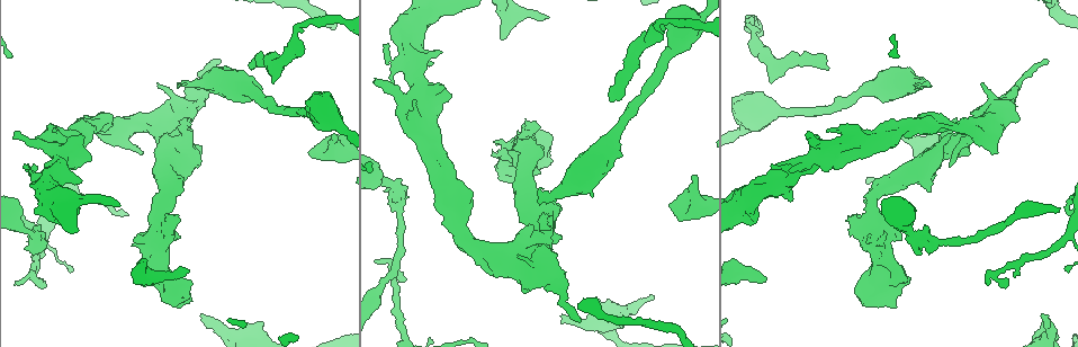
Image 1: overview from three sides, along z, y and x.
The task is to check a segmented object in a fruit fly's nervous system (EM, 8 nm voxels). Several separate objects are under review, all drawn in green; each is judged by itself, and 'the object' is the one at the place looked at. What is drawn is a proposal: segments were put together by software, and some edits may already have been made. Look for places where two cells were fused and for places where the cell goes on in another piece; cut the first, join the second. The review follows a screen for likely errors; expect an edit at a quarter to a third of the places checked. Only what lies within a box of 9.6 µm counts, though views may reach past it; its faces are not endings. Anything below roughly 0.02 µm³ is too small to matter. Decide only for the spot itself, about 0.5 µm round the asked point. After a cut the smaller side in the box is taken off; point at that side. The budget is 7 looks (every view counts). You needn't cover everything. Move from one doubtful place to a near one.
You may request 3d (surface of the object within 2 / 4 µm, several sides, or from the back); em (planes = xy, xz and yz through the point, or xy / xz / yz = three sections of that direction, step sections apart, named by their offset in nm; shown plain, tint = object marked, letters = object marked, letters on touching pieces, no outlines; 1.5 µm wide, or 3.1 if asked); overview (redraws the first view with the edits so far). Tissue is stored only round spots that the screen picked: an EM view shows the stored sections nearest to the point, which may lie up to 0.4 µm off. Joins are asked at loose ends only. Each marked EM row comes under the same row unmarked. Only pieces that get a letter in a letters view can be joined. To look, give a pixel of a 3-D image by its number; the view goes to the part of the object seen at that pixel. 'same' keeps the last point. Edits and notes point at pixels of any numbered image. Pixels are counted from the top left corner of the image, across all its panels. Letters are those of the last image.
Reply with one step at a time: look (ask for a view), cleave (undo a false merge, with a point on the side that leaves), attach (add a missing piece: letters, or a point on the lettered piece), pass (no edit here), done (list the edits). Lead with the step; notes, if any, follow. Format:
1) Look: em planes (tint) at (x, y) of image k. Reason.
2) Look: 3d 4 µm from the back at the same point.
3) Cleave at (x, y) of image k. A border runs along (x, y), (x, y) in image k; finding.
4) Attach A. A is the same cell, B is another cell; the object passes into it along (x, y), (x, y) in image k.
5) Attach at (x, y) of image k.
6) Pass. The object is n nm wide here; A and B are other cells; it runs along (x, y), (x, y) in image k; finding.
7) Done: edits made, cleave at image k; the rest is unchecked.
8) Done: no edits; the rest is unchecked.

Look: 3d 2 µm at (496, 163) of image 1. Stops while still wide.

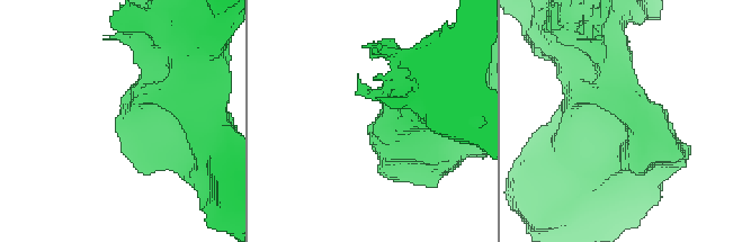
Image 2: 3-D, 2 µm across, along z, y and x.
Look: em planes (letters) at (122, 113) of image 2. Now the EM.

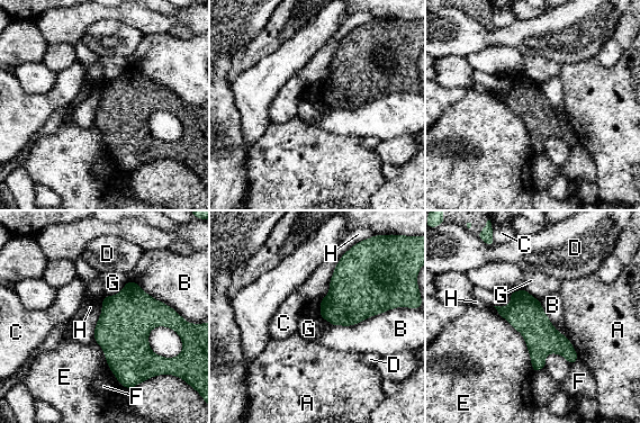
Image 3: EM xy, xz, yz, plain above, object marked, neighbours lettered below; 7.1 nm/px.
Pass. The longest contact is with E, 500 nm; A, B, C, D, E, F, G and H are other cells; a border runs along (391, 308), (355, 324), (332, 326) in image 3; none of them fits.

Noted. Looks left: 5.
Look: em yz step 4 (tint) at (201, 313) of image 1. An open end.

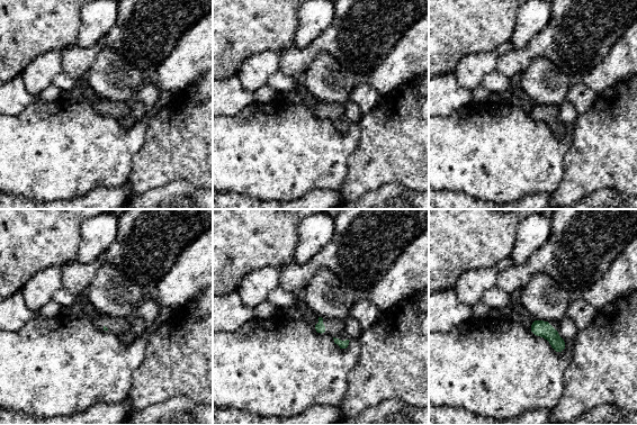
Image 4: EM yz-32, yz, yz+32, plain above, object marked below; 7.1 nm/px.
Look: em planes (letters) at the same point. Another direction.

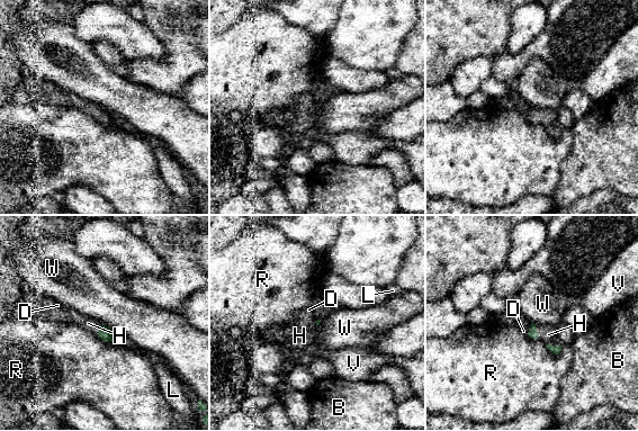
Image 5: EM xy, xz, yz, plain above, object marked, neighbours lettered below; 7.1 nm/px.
Attach H. The longest contact is with R, 140 nm; H is the same cell, B, D, L, R, V and W are other cells; the object passes into it along (555, 350), (553, 346), (548, 334) in image 5; it goes on there.

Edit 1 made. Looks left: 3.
Look: overview. See it whole again.

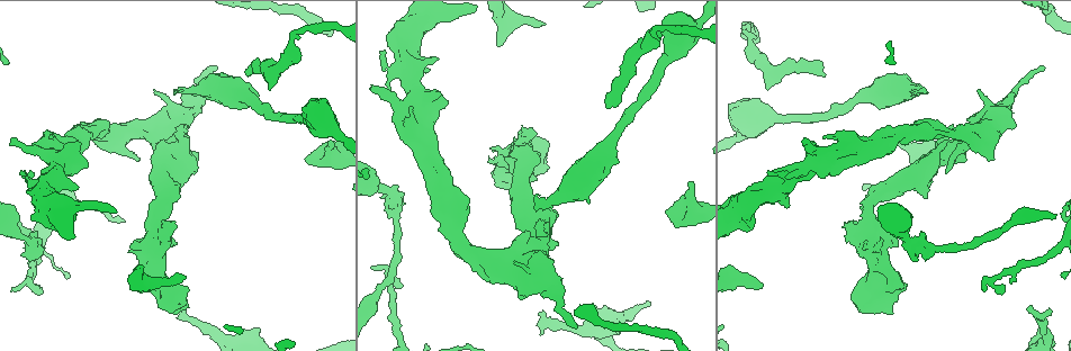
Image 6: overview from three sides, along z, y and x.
Look: 3d 2 µm at (21, 225) of image 6. Thick turns thin.

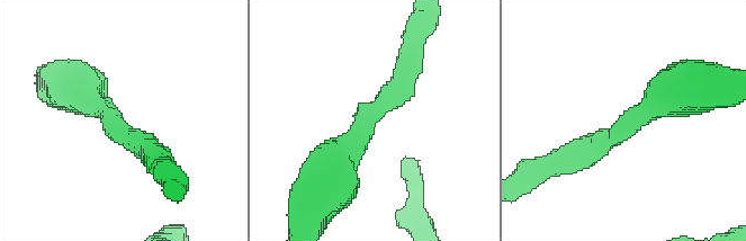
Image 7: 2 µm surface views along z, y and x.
Look: em planes (letters) at (636, 123) of image 7. The arms are 200, 380 nm wide; shape alone is not enough.

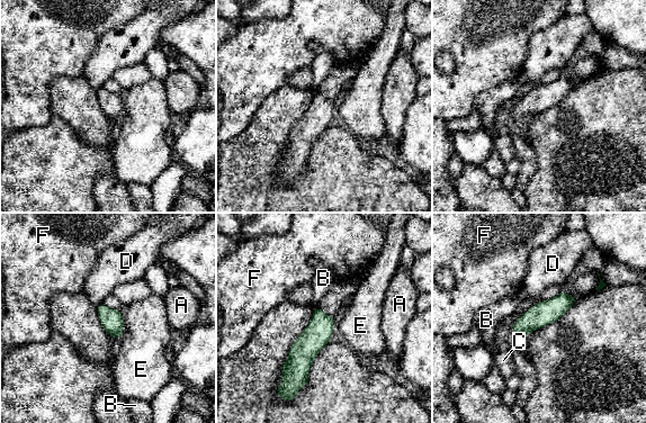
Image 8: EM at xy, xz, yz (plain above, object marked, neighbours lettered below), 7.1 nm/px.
Pass. The object is 160 nm wide here; the longest contact is with E, 160 nm; A, B, C, D, E and F are other cells; one cell here.

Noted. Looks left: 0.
Done: edits made, attach at image 5; the rest is unchecked.

